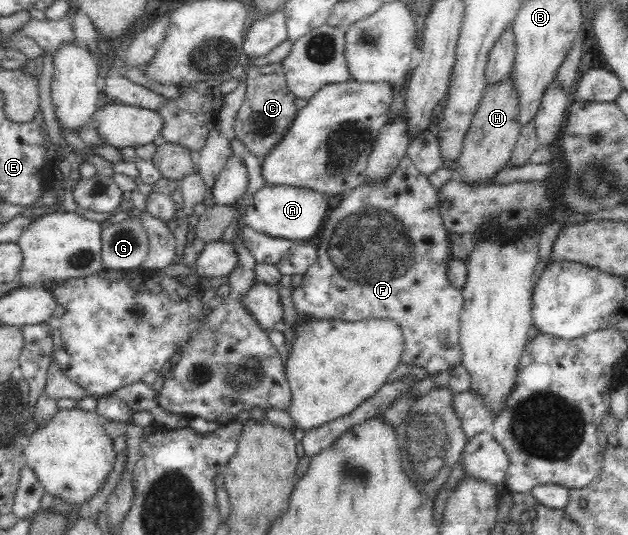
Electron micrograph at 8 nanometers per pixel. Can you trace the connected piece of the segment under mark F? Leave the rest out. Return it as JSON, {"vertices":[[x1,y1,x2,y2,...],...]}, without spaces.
{"vertices":[[407,156,401,158,394,170,385,180,365,180,357,187,343,194,339,205,335,207,327,219,323,222,323,229,319,235,319,245,316,246,316,260,313,266,304,273,303,285,298,289,291,290,292,299,299,314,299,318,331,318,342,319,348,322,363,319,386,319,401,327,403,334,403,351,400,355,401,363,425,367,430,374,439,373,442,369,455,367,462,363,462,350,460,347,460,321,459,317,463,310,463,295,447,280,446,261,450,255,448,231,445,229,443,220,437,209,438,196,436,189,431,186,427,176,419,171,419,168]]}

